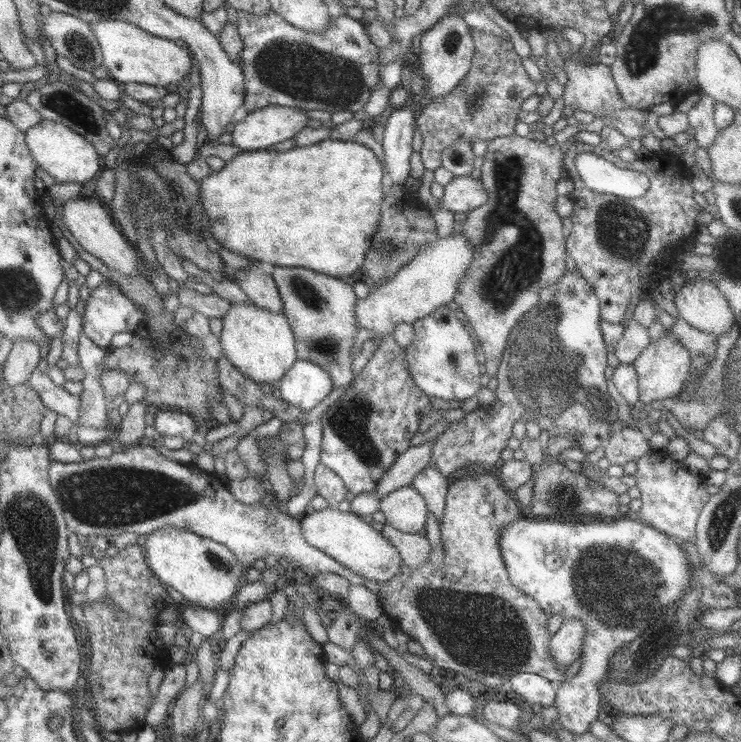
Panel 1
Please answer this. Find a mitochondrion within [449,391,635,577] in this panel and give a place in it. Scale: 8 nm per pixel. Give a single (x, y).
(561, 500)

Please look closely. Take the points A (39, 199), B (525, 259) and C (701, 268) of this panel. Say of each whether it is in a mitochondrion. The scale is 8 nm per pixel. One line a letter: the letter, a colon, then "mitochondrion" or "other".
A: other
B: mitochondrion
C: other

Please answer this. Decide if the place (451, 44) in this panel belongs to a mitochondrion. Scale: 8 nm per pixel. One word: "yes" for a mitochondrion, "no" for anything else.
yes

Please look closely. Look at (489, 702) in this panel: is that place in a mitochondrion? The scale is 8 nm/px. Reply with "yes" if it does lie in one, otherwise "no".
no

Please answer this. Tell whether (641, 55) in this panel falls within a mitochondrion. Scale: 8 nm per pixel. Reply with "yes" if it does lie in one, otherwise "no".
yes

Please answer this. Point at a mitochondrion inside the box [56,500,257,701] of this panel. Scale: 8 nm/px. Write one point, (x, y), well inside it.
(220, 561)

